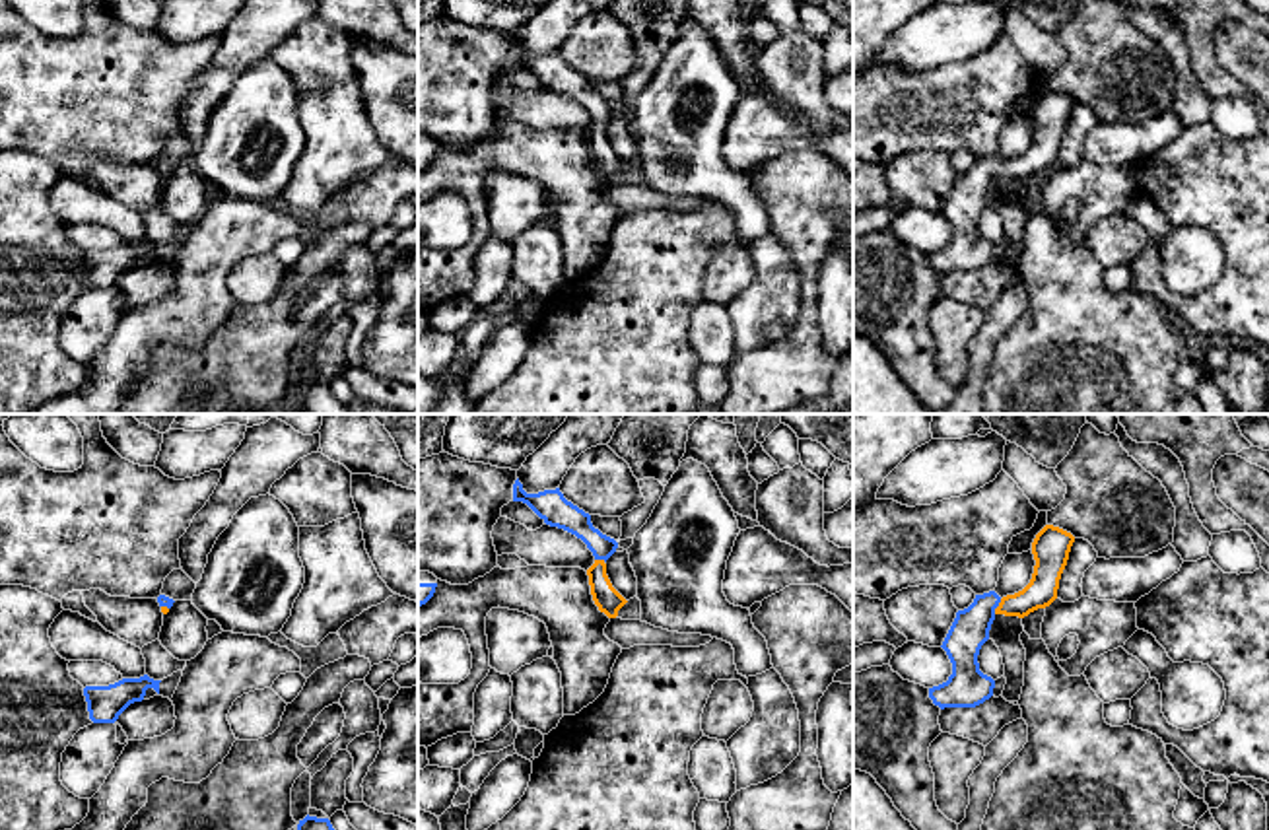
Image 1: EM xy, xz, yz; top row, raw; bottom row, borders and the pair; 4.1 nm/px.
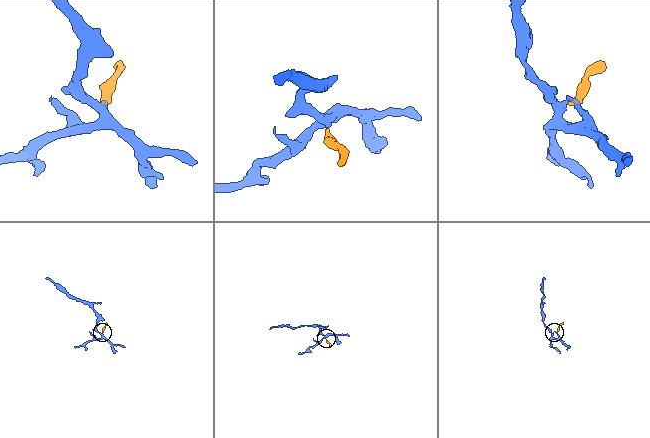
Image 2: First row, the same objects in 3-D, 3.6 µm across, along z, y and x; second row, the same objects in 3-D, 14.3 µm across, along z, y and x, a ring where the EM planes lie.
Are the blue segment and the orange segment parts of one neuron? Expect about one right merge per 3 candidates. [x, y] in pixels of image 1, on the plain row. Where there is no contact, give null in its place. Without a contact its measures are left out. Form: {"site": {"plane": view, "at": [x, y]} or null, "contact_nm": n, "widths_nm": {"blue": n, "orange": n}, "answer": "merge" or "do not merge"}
{"site": {"plane": "yz", "at": [997, 170]}, "contact_nm": 70, "widths_nm": {"blue": 160, "orange": 130}, "answer": "merge"}

